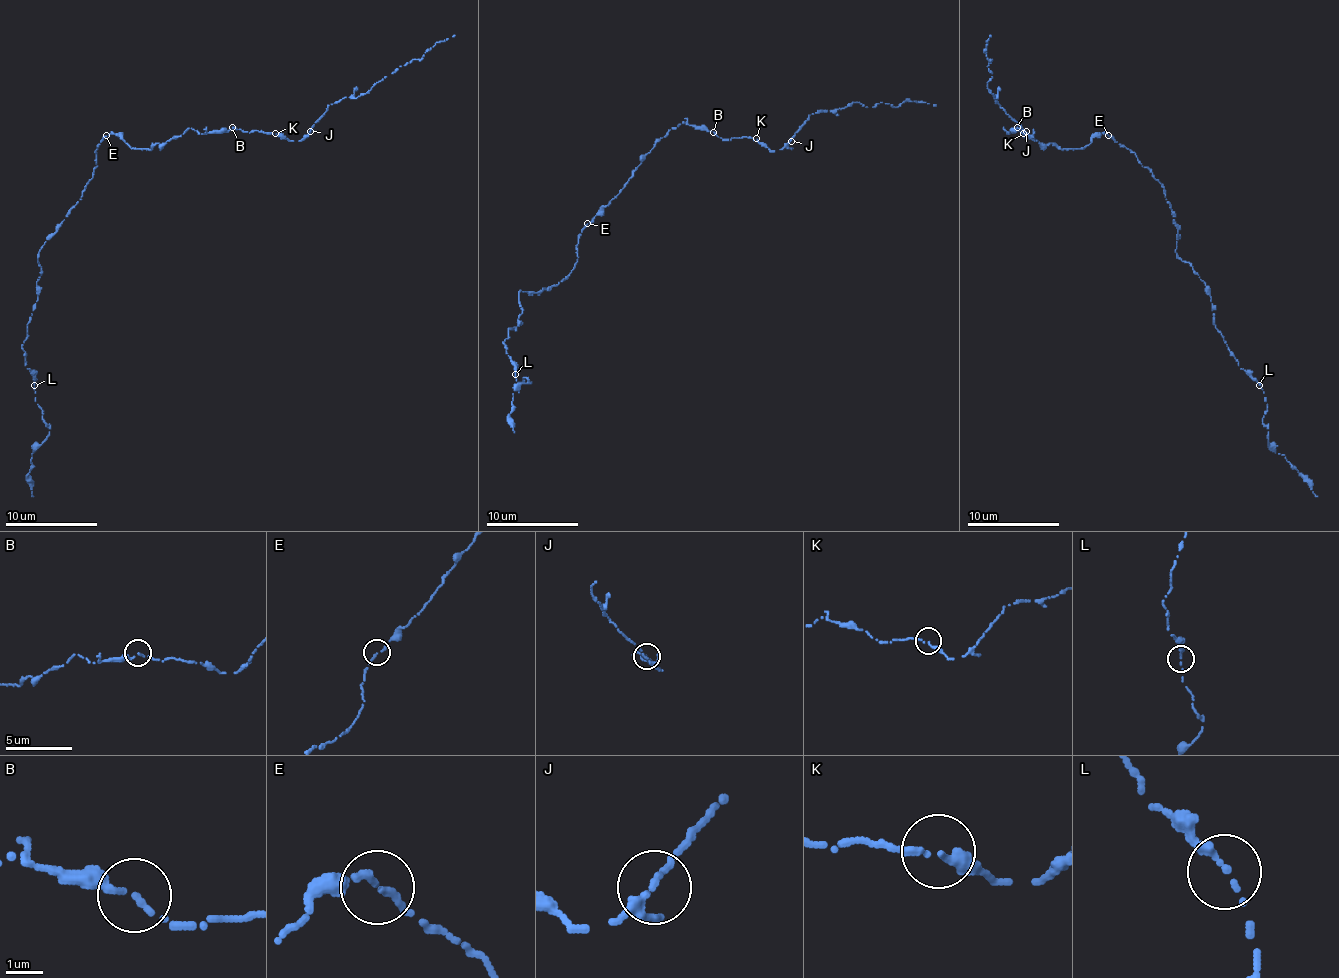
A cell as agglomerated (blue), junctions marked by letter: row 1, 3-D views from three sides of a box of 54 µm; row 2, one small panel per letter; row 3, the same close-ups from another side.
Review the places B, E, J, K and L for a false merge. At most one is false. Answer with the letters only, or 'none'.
none

